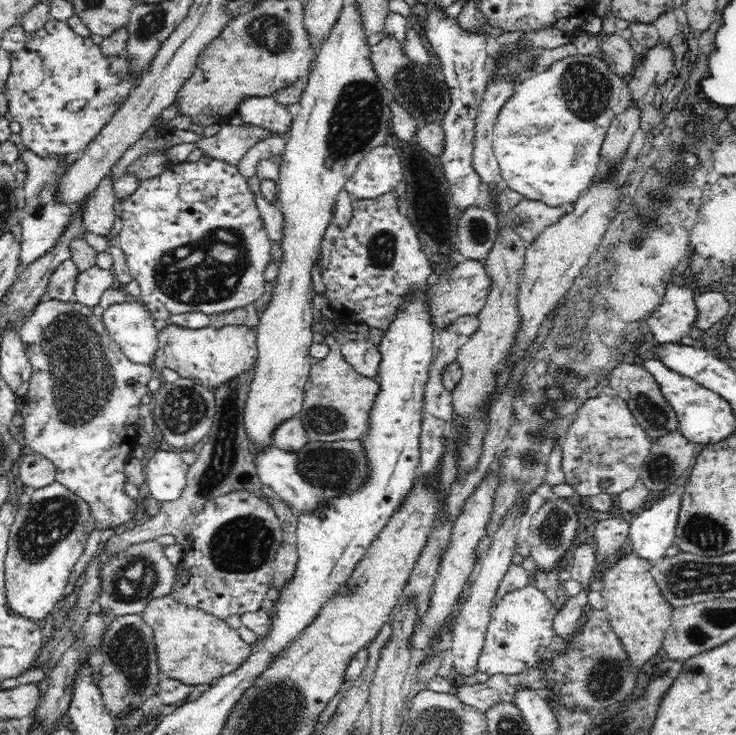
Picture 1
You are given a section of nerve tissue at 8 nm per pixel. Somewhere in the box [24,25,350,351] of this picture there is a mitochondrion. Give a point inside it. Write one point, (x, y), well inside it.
(189, 274)

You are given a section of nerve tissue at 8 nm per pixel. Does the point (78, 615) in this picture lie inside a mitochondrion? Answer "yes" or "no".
no

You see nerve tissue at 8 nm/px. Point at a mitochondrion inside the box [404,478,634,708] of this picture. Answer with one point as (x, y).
(606, 676)

